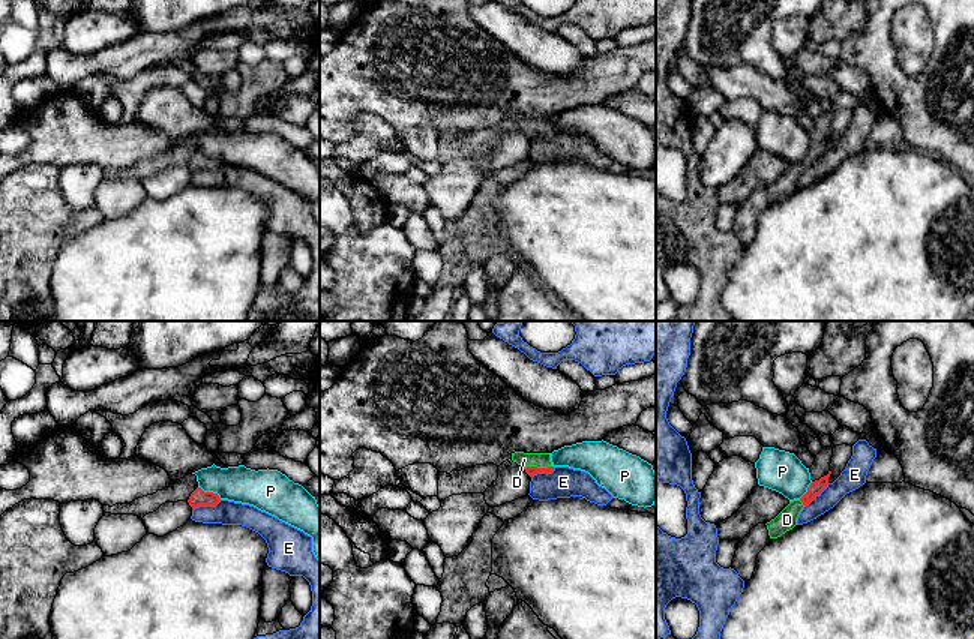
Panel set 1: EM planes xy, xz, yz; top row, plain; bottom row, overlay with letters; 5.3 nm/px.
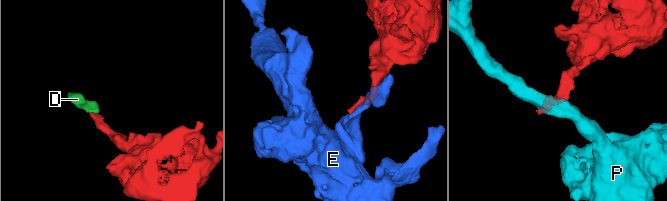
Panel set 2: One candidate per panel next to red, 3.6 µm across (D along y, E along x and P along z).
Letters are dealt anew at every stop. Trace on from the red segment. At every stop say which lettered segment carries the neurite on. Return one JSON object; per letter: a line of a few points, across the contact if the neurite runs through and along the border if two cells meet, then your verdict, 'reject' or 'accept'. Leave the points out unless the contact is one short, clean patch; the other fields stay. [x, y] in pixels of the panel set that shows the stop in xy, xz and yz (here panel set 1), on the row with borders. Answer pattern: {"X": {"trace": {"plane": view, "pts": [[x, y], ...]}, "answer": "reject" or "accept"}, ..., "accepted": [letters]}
{"D": {"trace": {"plane": "xz", "pts": [[530, 470], [536, 467], [524, 459]]}, "answer": "accept"}, "E": {"trace": {"plane": "xy", "pts": [[221, 500], [215, 504], [200, 504], [192, 509]]}, "answer": "reject"}, "P": {"trace": {"plane": "xy", "pts": [[198, 486], [215, 492], [221, 498]]}, "answer": "reject"}, "accepted": ["D"]}

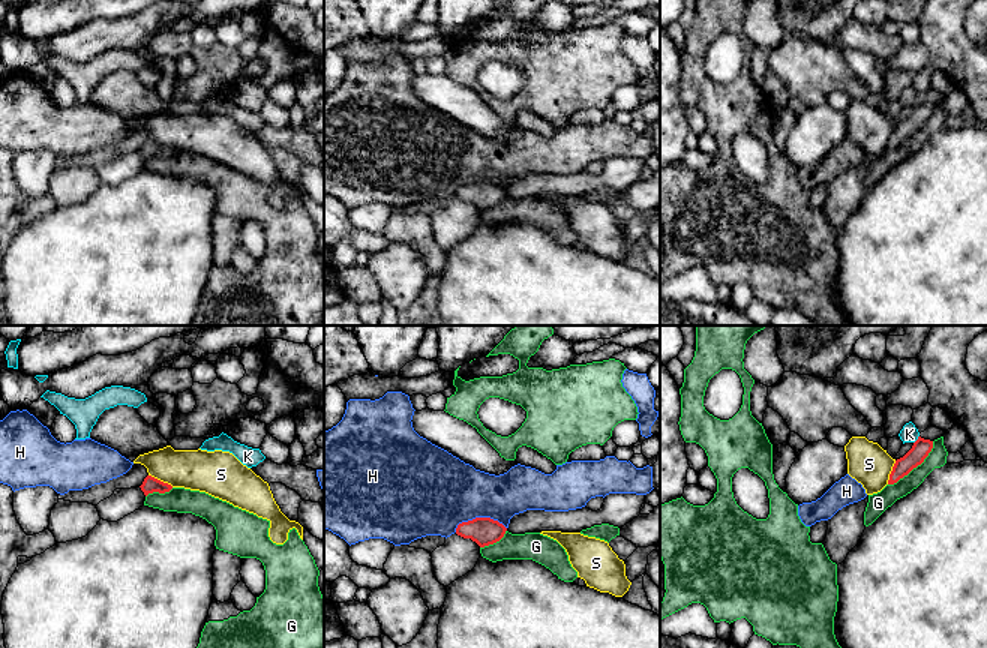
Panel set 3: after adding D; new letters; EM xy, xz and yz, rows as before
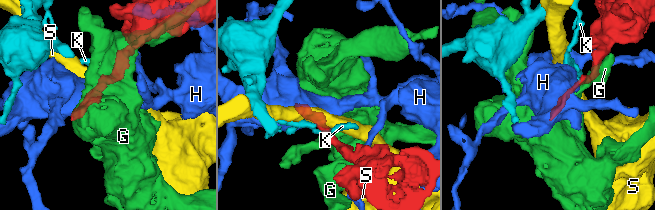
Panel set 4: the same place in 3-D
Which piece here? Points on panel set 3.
{"G": {"trace": {"plane": "yz", "pts": [[933, 441], [932, 450], [920, 464], [888, 485]]}, "answer": "reject"}, "H": {"answer": "reject"}, "K": {"trace": {"plane": "yz", "pts": [[918, 435], [914, 443]]}, "answer": "reject"}, "S": {"trace": {"plane": "xy", "pts": [[149, 474], [173, 486]]}, "answer": "reject"}, "accepted": []}

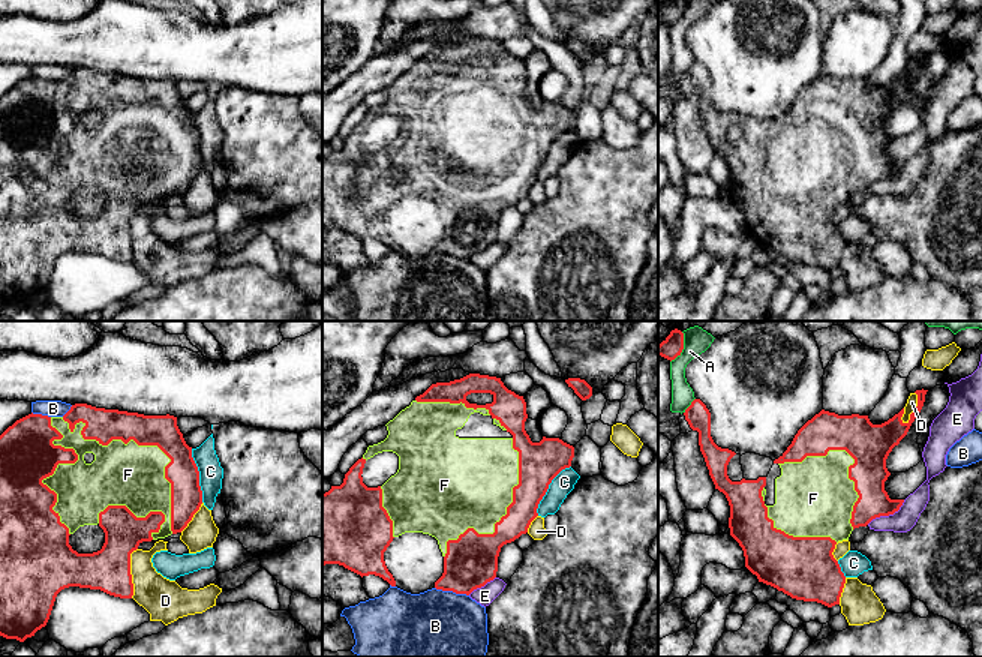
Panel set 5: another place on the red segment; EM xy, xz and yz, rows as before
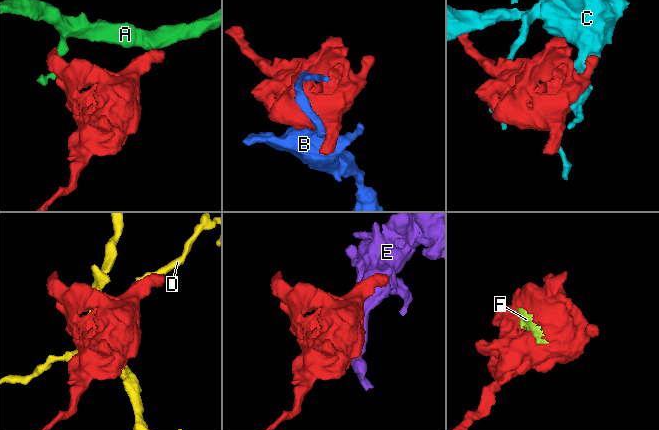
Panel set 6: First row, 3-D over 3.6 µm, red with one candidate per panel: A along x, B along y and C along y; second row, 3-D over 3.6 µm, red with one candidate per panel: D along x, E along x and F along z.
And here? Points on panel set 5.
{"A": {"answer": "reject"}, "B": {"answer": "reject"}, "C": {"answer": "reject"}, "D": {"answer": "reject"}, "E": {"answer": "reject"}, "F": {"answer": "accept"}, "accepted": ["F"]}

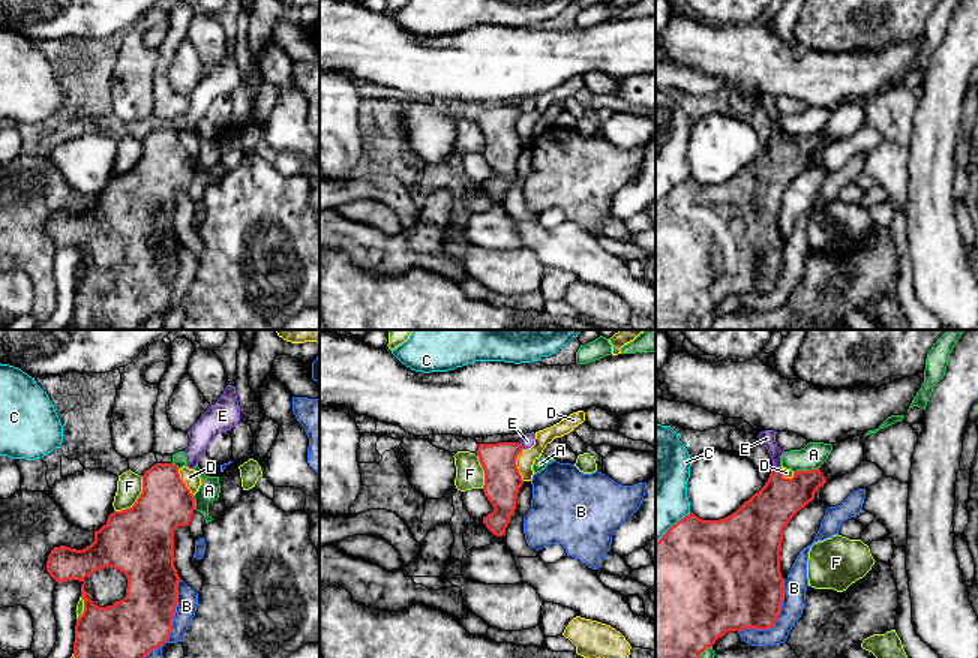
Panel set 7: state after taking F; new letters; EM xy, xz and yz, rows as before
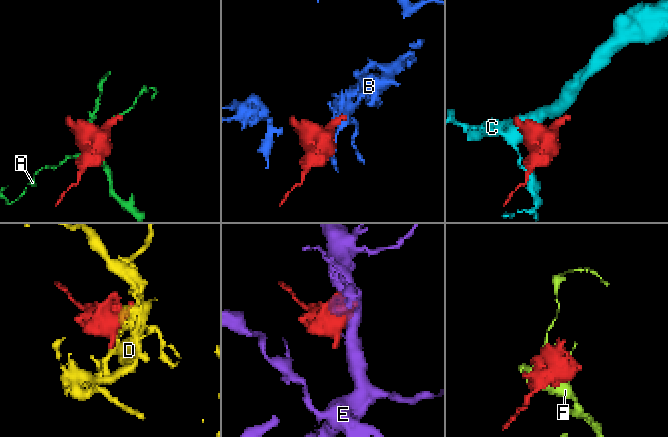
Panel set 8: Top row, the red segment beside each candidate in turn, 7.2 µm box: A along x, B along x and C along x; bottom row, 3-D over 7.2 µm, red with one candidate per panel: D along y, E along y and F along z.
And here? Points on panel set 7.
{"A": {"answer": "reject"}, "B": {"answer": "reject"}, "C": {"answer": "reject"}, "D": {"trace": {"plane": "xz", "pts": [[521, 450], [516, 468], [524, 480]]}, "answer": "reject"}, "E": {"trace": {"plane": "yz", "pts": [[780, 466], [773, 469]]}, "answer": "reject"}, "F": {"answer": "reject"}, "accepted": []}

